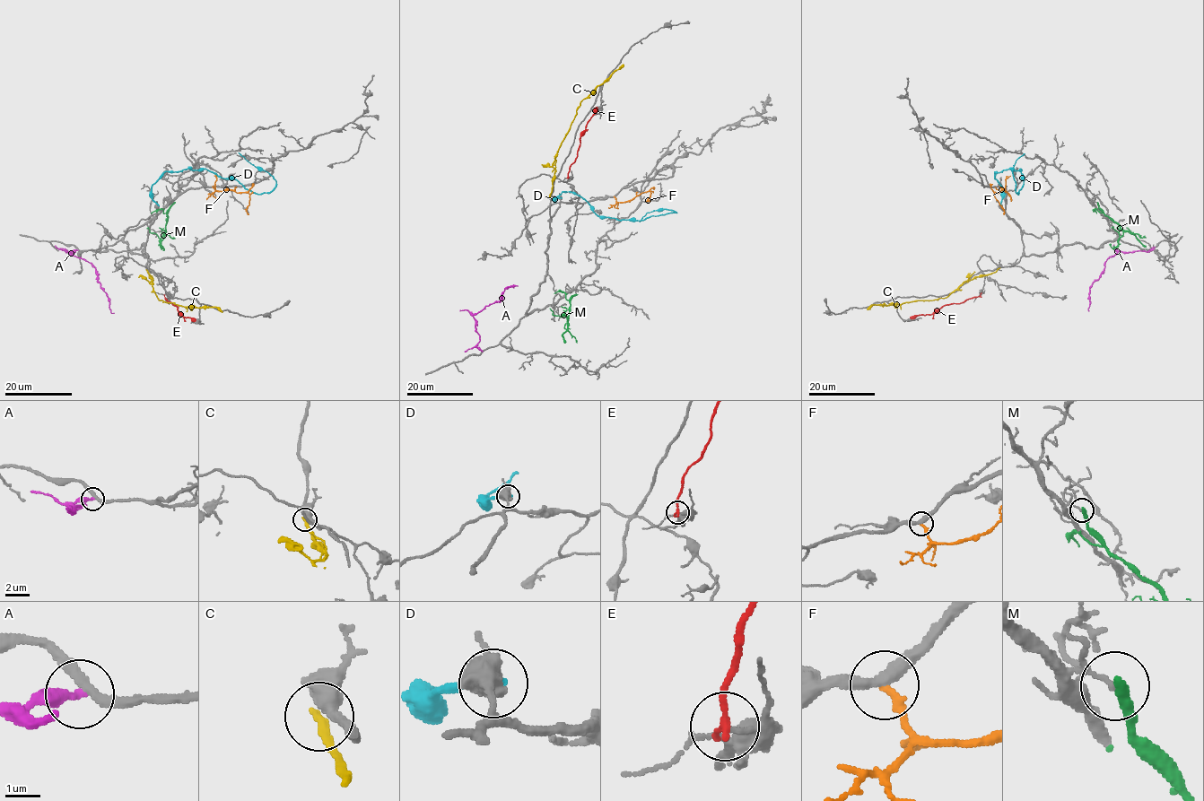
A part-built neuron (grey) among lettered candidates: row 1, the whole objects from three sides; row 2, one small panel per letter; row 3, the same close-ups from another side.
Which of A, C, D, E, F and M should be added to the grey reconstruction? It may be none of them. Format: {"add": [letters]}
{"add": []}

